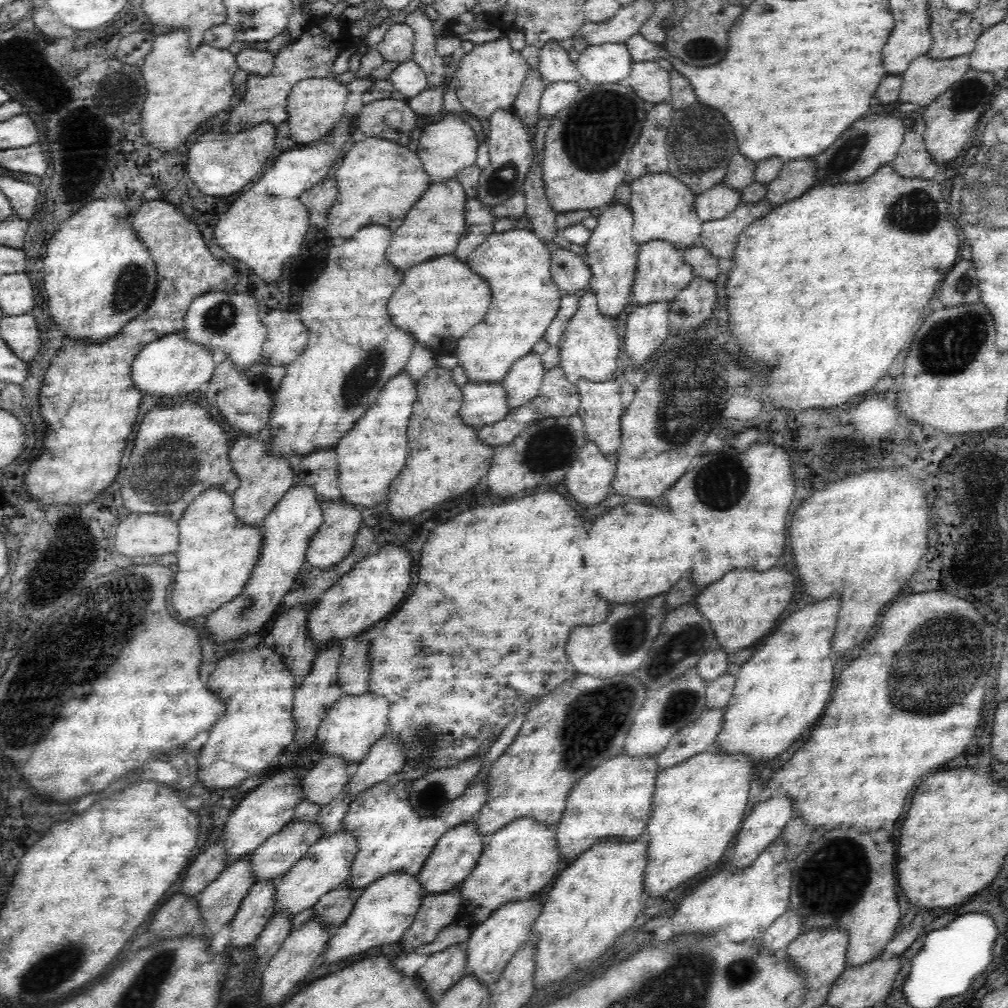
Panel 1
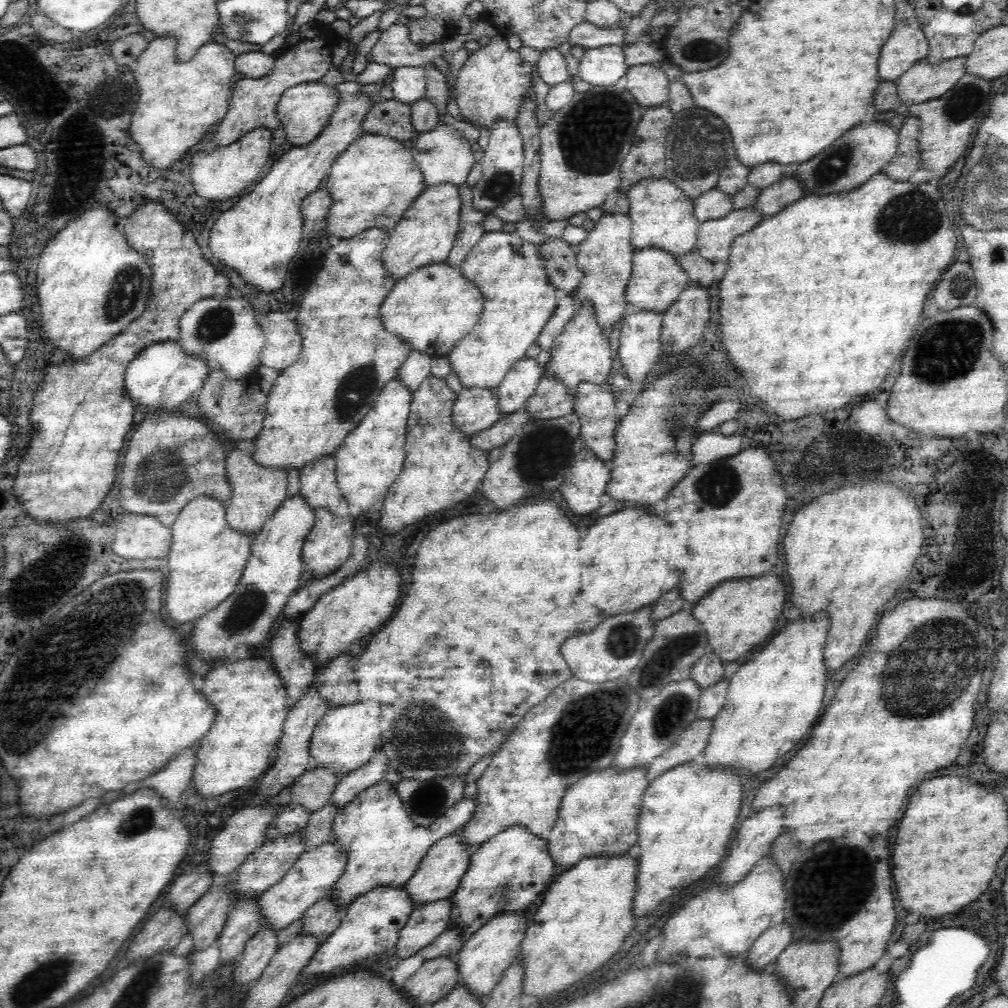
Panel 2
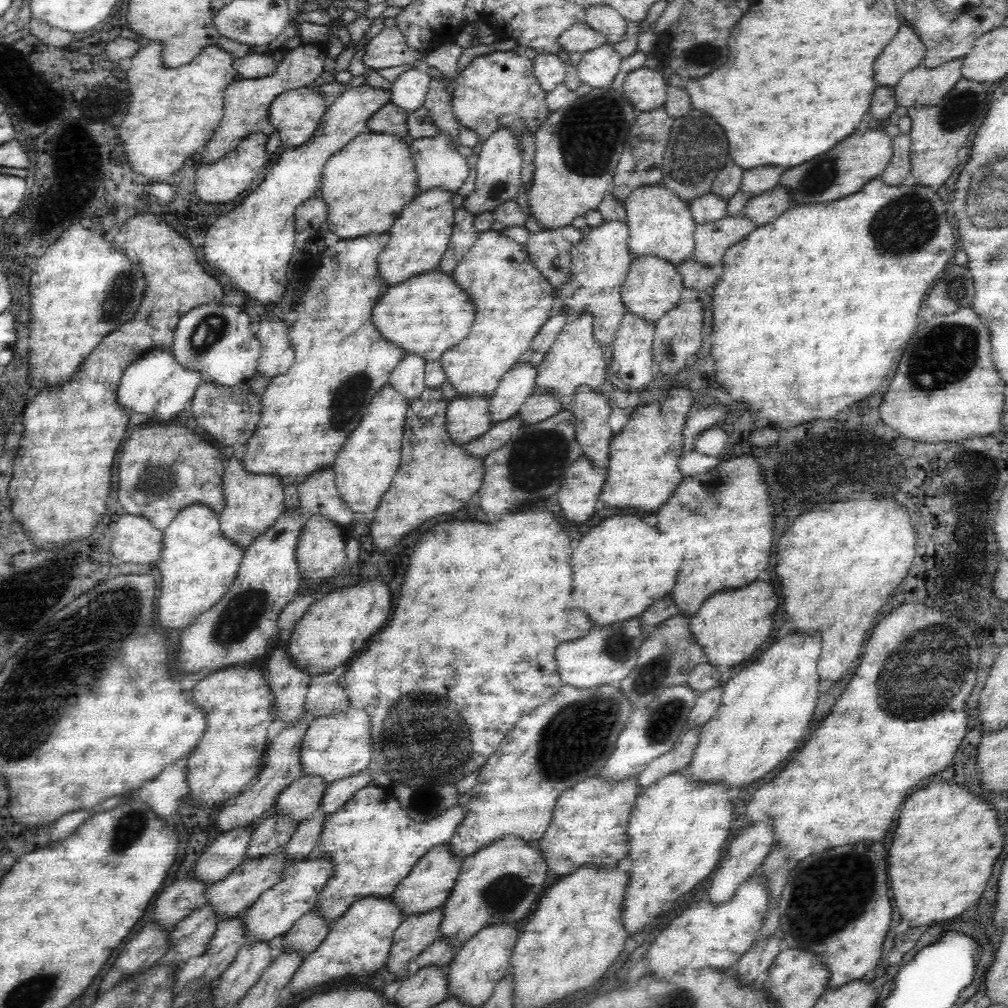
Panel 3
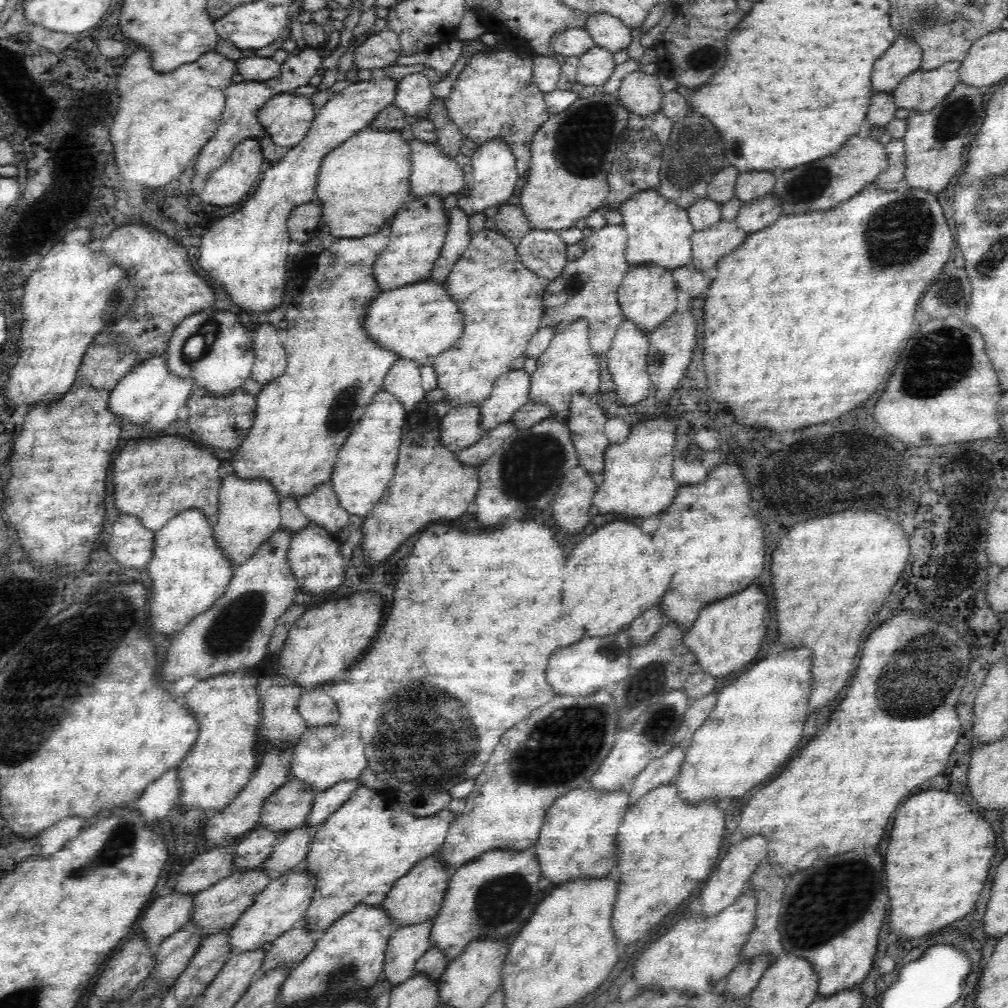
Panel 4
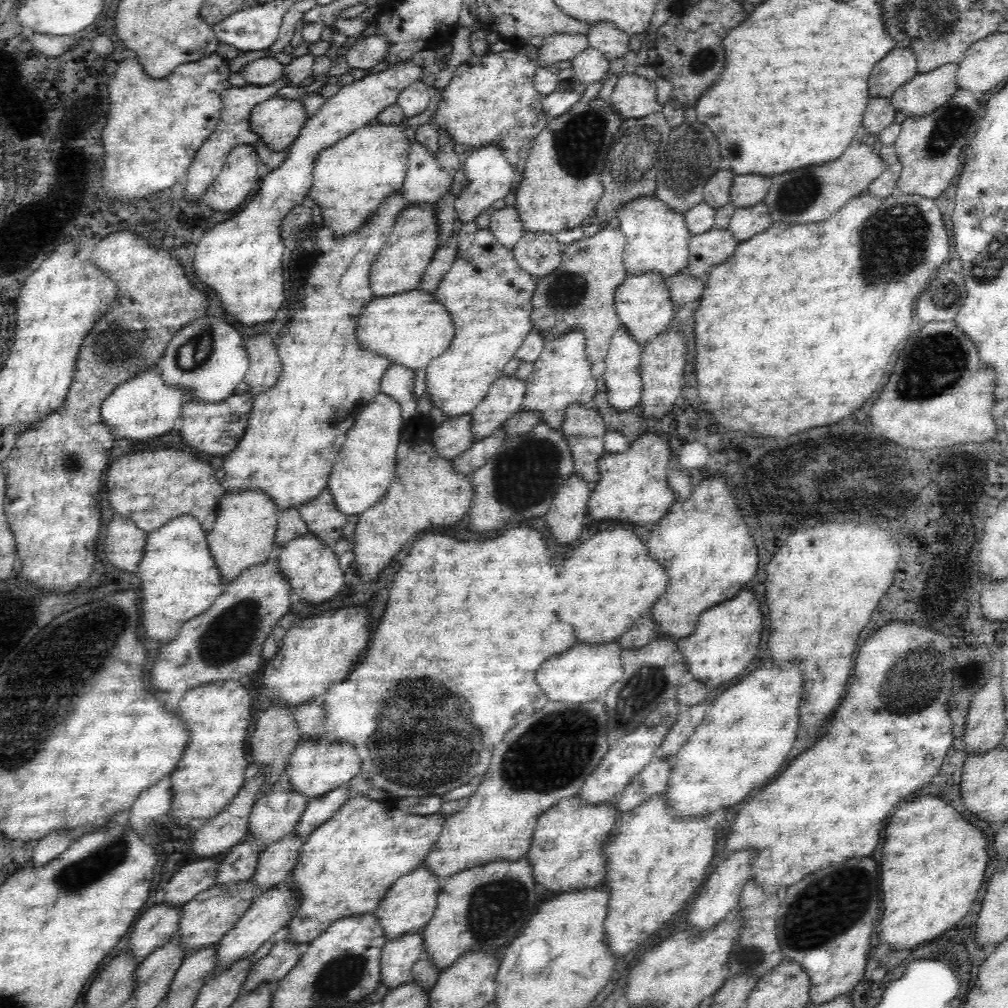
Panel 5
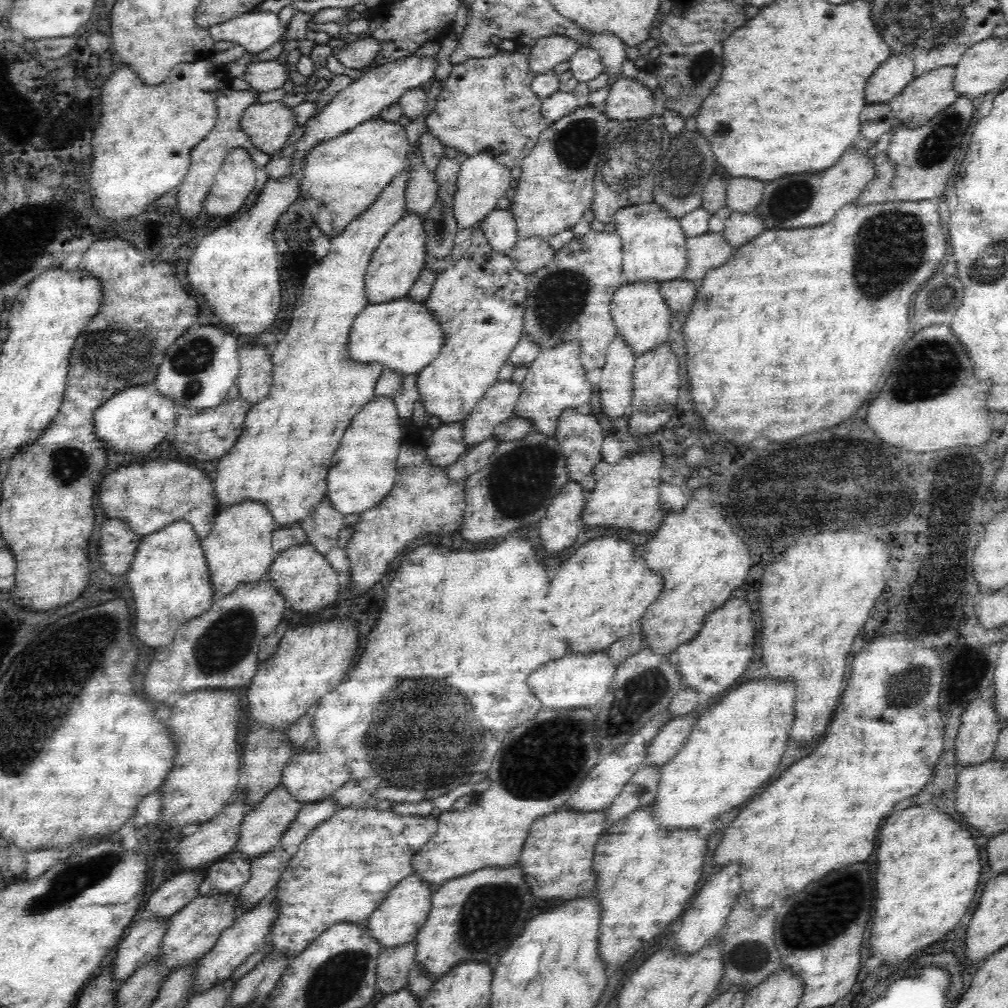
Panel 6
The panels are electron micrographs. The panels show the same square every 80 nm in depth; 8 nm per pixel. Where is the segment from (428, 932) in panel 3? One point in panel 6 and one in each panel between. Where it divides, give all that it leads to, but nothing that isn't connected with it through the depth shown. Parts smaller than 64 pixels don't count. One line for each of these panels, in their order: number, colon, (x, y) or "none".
4: (407, 943)
5: (398, 956)
6: (393, 965)

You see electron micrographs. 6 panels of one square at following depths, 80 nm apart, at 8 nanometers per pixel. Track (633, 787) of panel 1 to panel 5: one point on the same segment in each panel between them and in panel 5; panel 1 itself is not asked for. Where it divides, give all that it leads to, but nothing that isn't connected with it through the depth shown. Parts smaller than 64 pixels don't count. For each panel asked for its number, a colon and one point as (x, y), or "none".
2: (598, 815)
3: (589, 823)
4: (577, 838)
5: (566, 854)

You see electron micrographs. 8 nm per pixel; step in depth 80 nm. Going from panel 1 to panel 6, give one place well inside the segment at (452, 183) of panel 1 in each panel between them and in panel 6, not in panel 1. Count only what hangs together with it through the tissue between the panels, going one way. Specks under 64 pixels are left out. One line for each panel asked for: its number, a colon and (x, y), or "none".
2: (425, 235)
3: (420, 236)
4: (418, 231)
5: (400, 265)
6: (396, 264)

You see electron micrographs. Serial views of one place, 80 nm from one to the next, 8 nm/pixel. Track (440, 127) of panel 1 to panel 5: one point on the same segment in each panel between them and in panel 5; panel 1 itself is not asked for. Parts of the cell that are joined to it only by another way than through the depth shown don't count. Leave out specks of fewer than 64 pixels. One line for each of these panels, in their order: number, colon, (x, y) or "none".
2: (443, 154)
3: (438, 162)
4: (431, 173)
5: (426, 181)

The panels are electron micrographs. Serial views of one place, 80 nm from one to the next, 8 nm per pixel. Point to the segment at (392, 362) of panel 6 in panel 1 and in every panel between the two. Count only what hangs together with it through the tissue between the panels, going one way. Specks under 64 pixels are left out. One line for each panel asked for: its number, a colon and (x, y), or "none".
1: (439, 300)
2: (431, 308)
3: (426, 315)
4: (418, 322)
5: (410, 328)

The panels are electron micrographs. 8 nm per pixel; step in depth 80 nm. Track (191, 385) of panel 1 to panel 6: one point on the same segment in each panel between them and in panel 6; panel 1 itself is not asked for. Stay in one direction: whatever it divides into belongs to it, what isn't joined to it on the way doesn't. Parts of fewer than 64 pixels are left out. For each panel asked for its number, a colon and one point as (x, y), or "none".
2: (163, 375)
3: (156, 385)
4: (149, 395)
5: (143, 407)
6: (133, 420)

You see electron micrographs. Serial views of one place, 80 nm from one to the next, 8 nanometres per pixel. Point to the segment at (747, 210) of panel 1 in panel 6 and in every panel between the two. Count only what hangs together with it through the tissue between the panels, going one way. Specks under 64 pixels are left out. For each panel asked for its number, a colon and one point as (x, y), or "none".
2: (715, 237)
3: (712, 240)
4: (710, 245)
5: (707, 249)
6: (710, 250)

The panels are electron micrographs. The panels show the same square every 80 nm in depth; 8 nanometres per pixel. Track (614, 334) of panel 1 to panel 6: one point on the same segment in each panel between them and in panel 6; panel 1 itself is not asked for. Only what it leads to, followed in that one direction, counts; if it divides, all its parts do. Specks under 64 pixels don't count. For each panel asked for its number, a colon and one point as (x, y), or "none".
2: (582, 353)
3: (575, 358)
4: (568, 367)
5: (562, 375)
6: (556, 380)

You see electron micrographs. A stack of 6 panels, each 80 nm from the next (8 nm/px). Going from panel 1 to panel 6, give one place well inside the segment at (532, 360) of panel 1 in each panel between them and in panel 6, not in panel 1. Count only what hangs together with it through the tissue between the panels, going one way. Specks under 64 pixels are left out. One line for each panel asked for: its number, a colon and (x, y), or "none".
2: (521, 381)
3: (518, 383)
4: (510, 392)
5: (504, 399)
6: (498, 404)

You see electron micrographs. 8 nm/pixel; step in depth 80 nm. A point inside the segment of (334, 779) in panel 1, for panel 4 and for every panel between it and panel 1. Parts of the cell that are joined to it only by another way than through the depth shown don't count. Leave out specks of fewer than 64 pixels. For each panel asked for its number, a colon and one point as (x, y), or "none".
2: (313, 790)
3: (301, 799)
4: (289, 806)

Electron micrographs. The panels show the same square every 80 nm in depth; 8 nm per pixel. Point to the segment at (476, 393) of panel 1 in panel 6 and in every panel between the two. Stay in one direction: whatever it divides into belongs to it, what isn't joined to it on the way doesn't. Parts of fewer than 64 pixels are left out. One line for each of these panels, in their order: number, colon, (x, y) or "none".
2: (475, 409)
3: (468, 417)
4: (459, 428)
5: (454, 435)
6: (446, 444)

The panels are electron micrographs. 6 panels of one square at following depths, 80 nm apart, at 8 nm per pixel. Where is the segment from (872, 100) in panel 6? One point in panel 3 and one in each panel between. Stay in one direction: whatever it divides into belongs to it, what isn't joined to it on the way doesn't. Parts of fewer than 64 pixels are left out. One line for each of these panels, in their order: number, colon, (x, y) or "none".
3: (906, 51)
4: (904, 56)
5: (889, 74)

